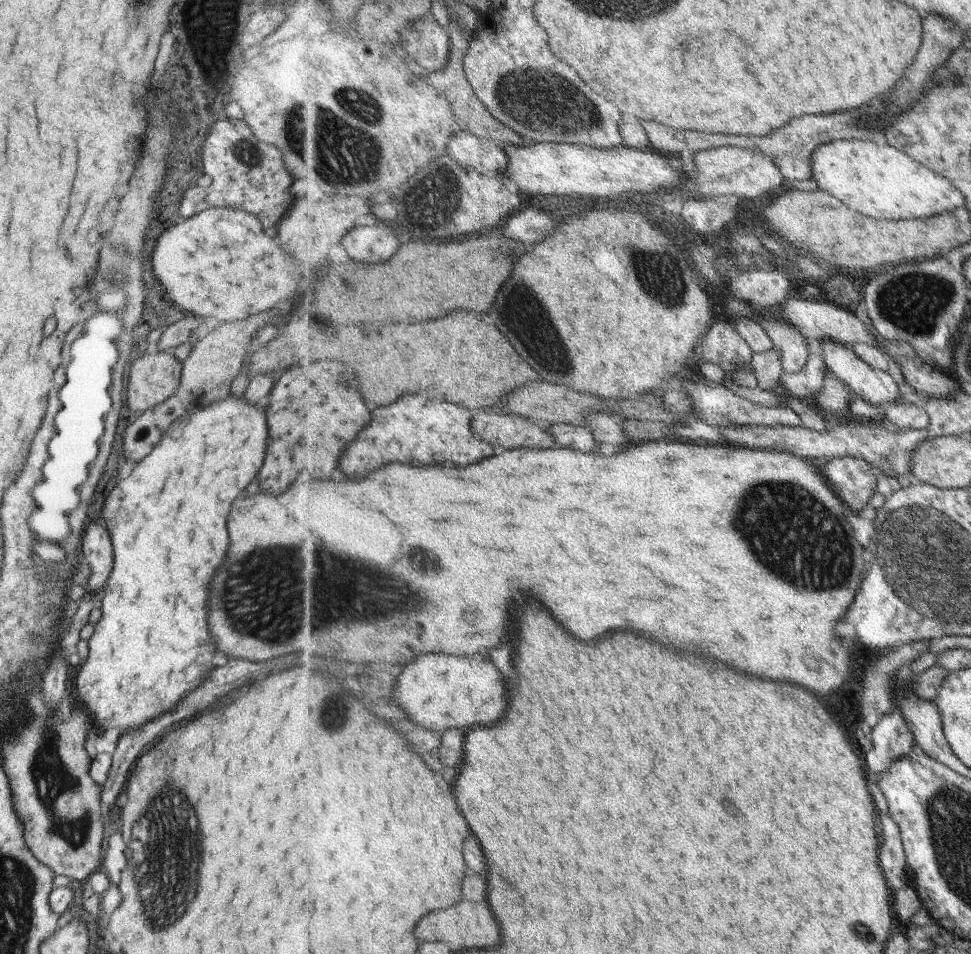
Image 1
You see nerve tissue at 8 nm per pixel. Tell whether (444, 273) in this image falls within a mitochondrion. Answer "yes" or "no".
no

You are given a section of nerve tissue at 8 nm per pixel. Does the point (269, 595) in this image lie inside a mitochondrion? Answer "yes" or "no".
yes

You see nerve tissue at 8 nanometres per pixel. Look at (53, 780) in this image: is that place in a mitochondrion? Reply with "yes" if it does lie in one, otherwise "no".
yes

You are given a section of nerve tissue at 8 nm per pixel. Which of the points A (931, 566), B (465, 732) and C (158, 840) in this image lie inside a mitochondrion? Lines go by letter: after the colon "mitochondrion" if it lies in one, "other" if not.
A: mitochondrion
B: other
C: mitochondrion

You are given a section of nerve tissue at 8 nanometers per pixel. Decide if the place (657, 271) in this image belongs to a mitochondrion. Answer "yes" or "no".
yes

